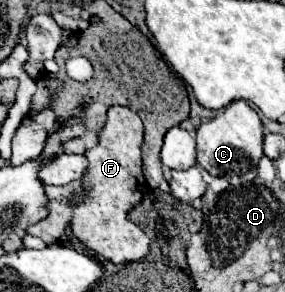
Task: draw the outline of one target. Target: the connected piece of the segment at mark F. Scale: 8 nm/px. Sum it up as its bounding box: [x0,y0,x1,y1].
[25,106,149,264]

